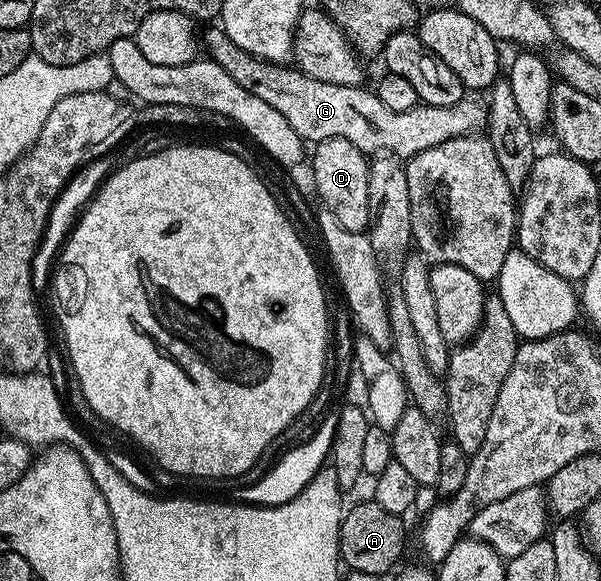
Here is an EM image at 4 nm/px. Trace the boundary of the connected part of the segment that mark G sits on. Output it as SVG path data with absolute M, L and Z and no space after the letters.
M216 25L203 32L202 47L207 58L226 69L234 81L254 93L259 100L266 101L271 108L278 109L290 123L295 133L309 144L321 143L330 137L342 137L350 141L350 145L358 145L365 153L389 151L405 161L413 155L432 149L442 141L454 137L462 137L485 130L488 112L479 98L465 97L454 105L430 105L420 103L414 109L406 109L406 113L394 113L394 109L386 109L382 101L378 101L375 90L361 85L330 85L330 81L314 81L314 77L306 77L295 66L268 63L264 59L256 59L246 49L238 49L230 37Z

